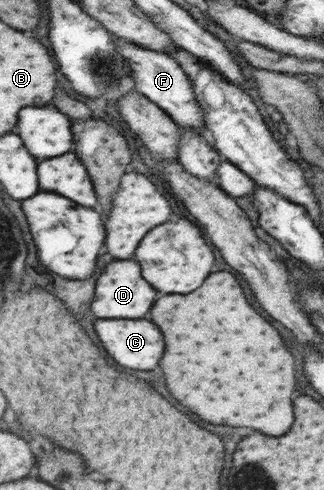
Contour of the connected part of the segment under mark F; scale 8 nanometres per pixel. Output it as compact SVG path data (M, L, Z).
M117 38L114 42L119 53L130 64L135 79L135 88L139 93L145 95L151 102L163 109L180 128L189 128L189 130L203 135L208 134L201 105L199 105L199 101L195 97L195 91L193 91L193 83L177 61L173 60L167 53L141 48L139 44L133 44L125 38Z

